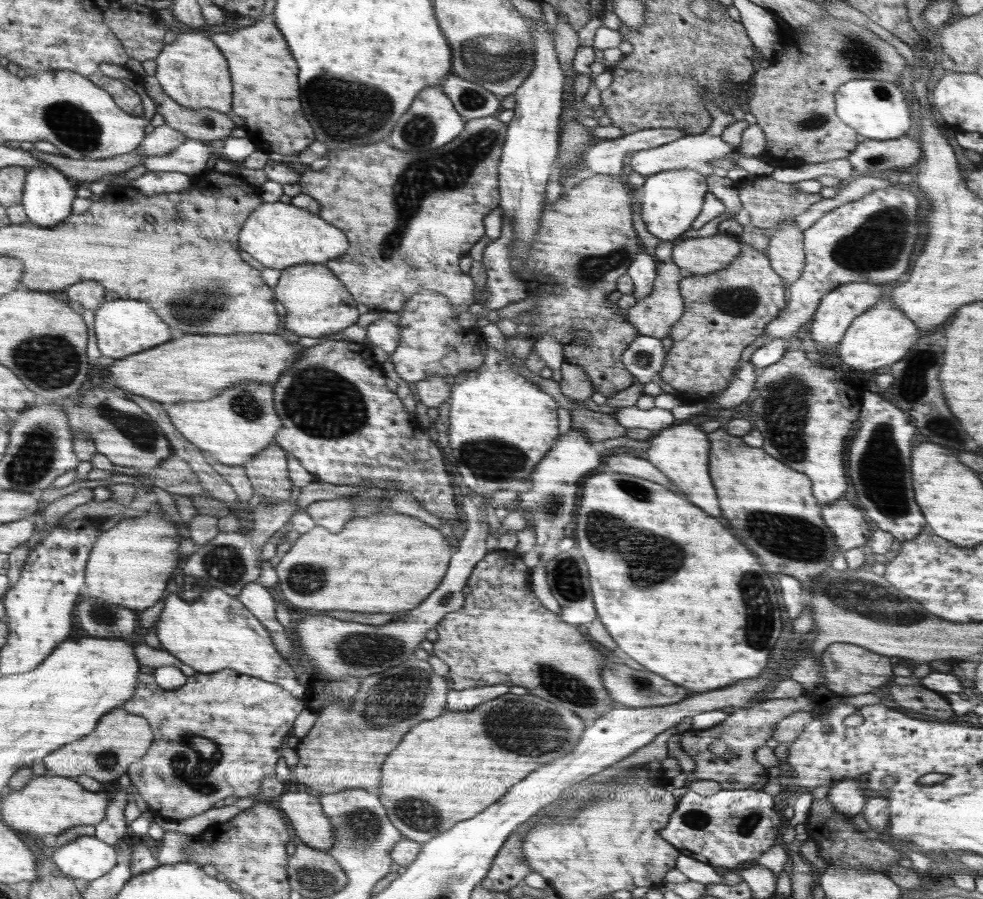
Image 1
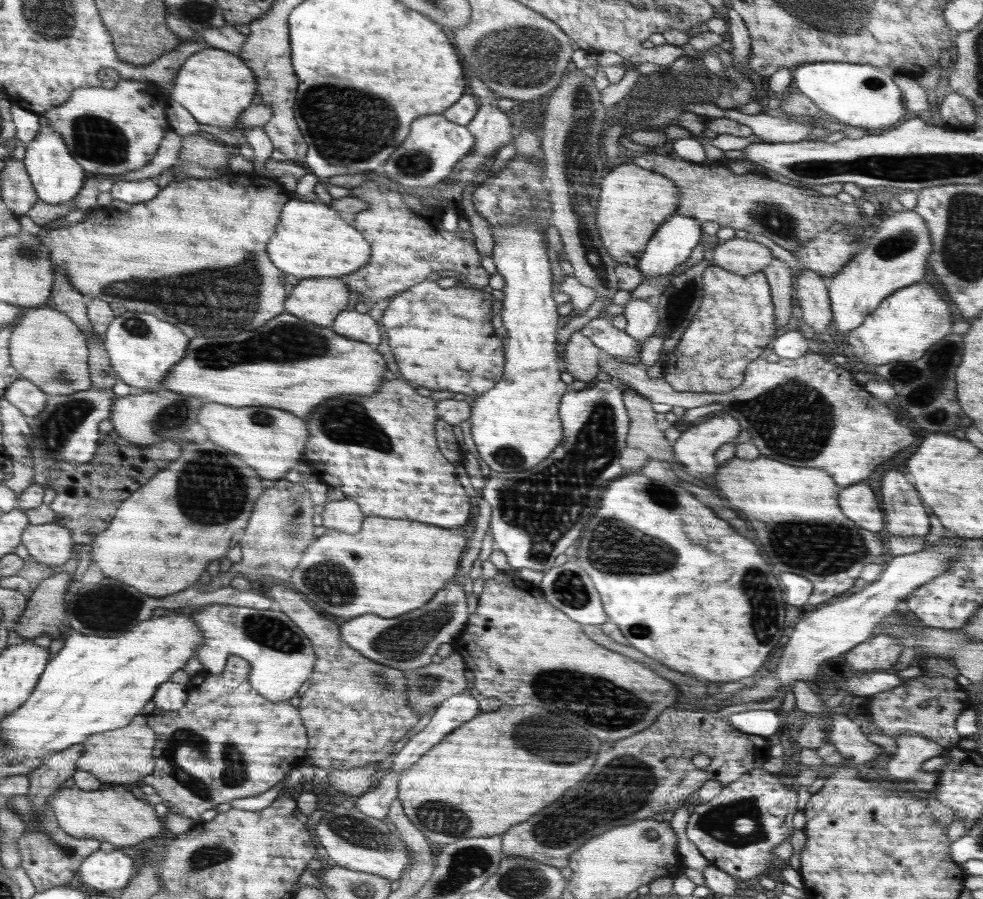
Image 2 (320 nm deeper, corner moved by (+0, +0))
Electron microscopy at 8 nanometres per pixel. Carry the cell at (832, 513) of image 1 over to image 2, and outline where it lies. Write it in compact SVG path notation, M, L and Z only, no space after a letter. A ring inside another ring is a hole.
M860 481L841 489L838 502L842 512L858 527L872 531L882 532L885 527L883 512L876 502L874 491L868 484Z

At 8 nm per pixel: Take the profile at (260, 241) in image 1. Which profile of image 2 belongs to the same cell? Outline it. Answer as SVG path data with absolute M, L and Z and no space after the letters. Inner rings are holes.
M291 198L282 207L281 215L267 252L276 268L299 279L342 277L352 274L370 260L371 246L362 234L346 224L336 209L320 200L301 201Z

